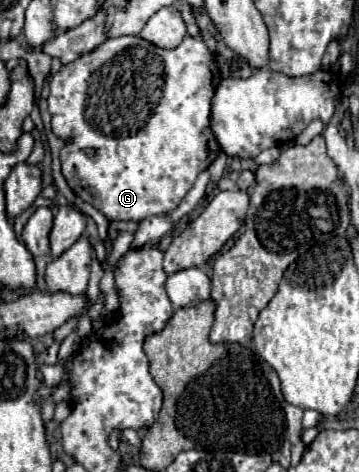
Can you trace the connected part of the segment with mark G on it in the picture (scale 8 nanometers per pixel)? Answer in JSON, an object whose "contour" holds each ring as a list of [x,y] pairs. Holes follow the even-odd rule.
{"contour":[[[119,36],[119,38],[111,38],[105,40],[101,46],[97,46],[93,52],[83,54],[79,60],[61,66],[61,70],[51,78],[51,92],[49,92],[49,112],[51,112],[51,130],[59,136],[59,138],[73,138],[71,144],[61,148],[59,160],[63,166],[63,176],[67,180],[67,184],[71,186],[71,190],[85,202],[91,202],[97,210],[101,210],[107,220],[135,220],[141,222],[147,216],[157,216],[157,214],[167,214],[171,210],[175,210],[179,206],[179,202],[185,198],[185,194],[191,190],[193,182],[197,180],[197,176],[209,168],[209,164],[219,156],[221,148],[213,136],[211,130],[211,100],[213,94],[217,90],[217,84],[221,82],[221,74],[215,62],[215,54],[205,46],[205,42],[201,38],[193,38],[193,36],[185,36],[183,42],[177,48],[171,50],[163,50],[139,36]],[[85,148],[95,148],[95,158],[89,158],[85,154]]]}

